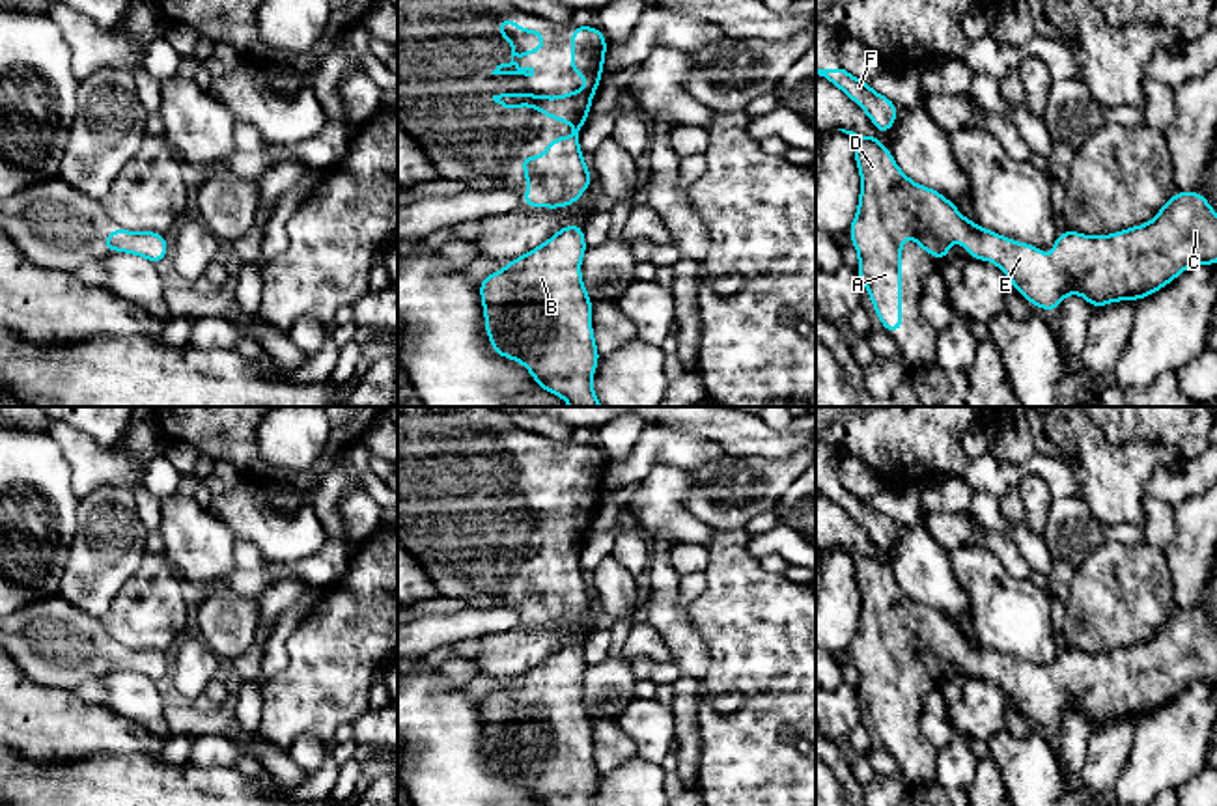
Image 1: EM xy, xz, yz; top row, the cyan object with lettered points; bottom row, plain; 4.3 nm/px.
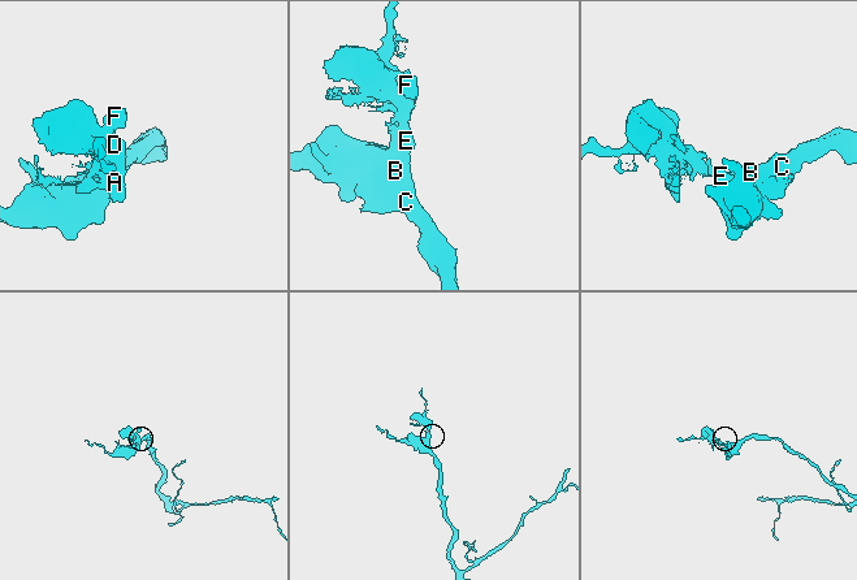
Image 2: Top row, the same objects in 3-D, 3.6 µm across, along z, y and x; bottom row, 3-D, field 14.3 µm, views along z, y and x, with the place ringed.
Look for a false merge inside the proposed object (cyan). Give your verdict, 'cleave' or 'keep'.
keep

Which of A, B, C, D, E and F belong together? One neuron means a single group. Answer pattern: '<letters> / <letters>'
A B C D E F

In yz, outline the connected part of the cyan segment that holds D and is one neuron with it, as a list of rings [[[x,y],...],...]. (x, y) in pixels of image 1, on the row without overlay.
[[[838,547],[853,556],[853,569],[857,586],[860,590],[860,614],[859,629],[849,644],[849,655],[859,670],[859,696],[868,707],[874,728],[881,737],[888,752],[902,750],[902,655],[911,653],[918,666],[926,668],[933,675],[944,679],[950,668],[950,657],[956,655],[971,672],[969,677],[987,677],[1000,685],[1014,702],[1014,707],[1021,711],[1040,730],[1058,730],[1062,716],[1068,711],[1083,713],[1090,726],[1105,724],[1116,718],[1135,716],[1137,720],[1144,715],[1165,705],[1168,700],[1178,696],[1187,685],[1202,679],[1210,685],[1217,683],[1217,631],[1211,629],[1208,618],[1200,610],[1176,610],[1155,632],[1155,636],[1142,644],[1129,647],[1088,655],[1073,647],[1058,651],[1053,664],[1053,675],[1047,683],[1043,679],[1042,664],[1032,664],[1006,657],[995,649],[976,644],[972,638],[961,634],[952,619],[941,610],[913,601],[894,580],[892,571],[879,560],[853,549]]]

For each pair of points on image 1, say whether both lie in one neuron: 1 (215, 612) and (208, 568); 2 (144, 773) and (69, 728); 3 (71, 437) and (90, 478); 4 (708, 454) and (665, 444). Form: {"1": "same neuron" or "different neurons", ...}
{"1": "different neurons", "2": "different neurons", "3": "same neuron", "4": "same neuron"}

